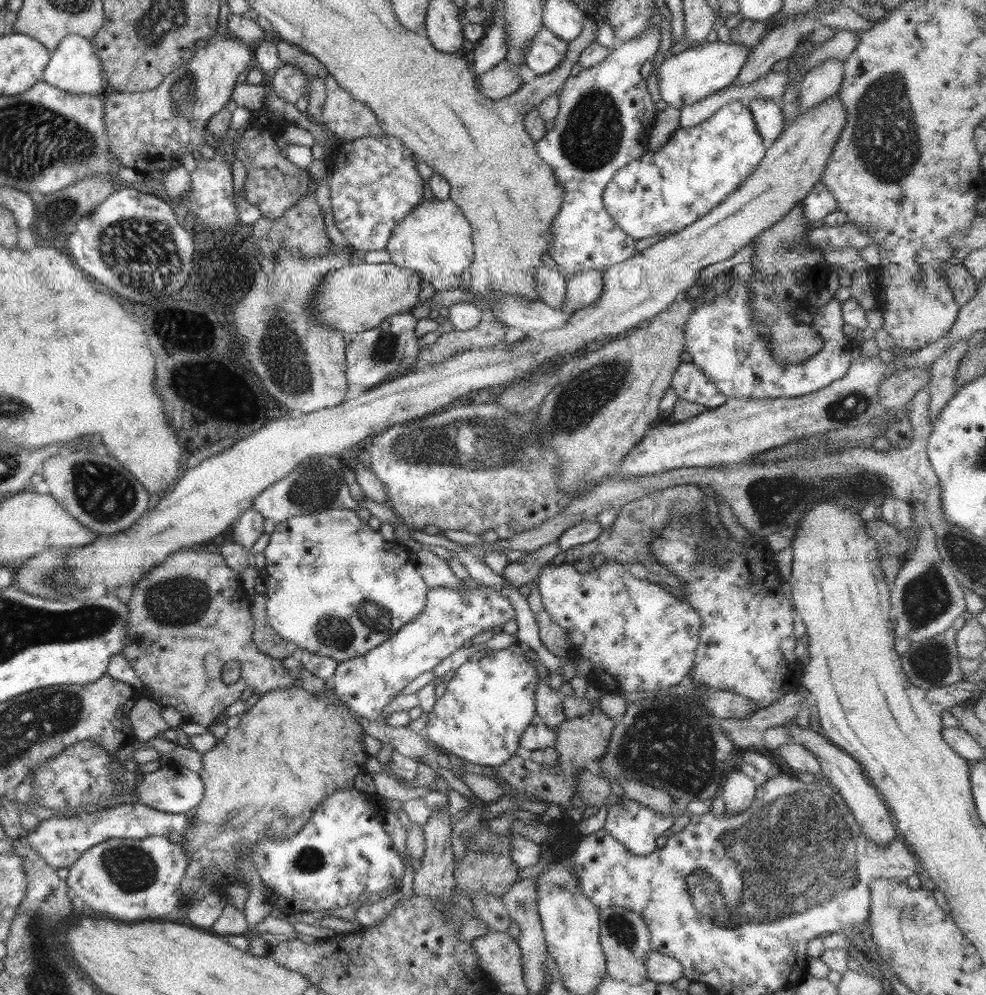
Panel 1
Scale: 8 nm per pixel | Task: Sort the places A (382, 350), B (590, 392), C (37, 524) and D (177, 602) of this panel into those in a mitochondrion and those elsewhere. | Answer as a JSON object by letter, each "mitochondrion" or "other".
{"A":"mitochondrion","B":"mitochondrion","C":"other","D":"mitochondrion"}

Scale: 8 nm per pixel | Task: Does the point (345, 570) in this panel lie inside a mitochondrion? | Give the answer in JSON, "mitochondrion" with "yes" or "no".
{"mitochondrion":"no"}

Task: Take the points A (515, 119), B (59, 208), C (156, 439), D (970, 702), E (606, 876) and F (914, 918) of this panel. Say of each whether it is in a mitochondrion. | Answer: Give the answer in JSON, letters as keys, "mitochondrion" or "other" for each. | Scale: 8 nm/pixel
{"A":"other","B":"mitochondrion","C":"other","D":"other","E":"other","F":"mitochondrion"}

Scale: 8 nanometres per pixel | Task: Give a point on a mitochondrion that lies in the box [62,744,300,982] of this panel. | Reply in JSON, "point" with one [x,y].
{"point":[132,869]}

